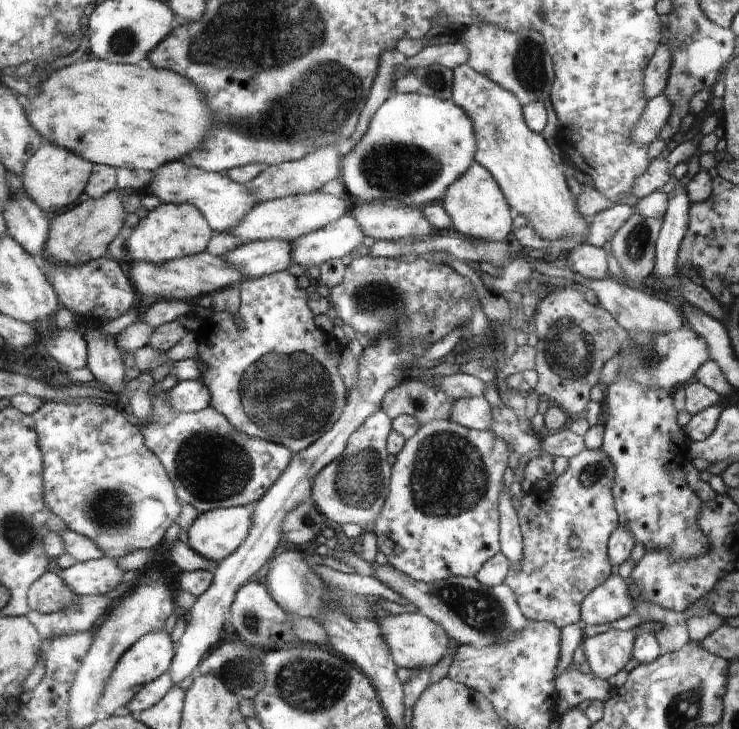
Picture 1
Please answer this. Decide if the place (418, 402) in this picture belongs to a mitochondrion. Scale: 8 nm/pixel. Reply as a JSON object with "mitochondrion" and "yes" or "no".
{"mitochondrion":"yes"}

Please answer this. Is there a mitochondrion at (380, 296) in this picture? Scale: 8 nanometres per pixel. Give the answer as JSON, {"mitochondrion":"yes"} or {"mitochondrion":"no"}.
{"mitochondrion":"yes"}

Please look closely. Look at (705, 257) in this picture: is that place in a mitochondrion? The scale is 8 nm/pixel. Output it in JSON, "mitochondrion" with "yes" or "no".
{"mitochondrion":"no"}

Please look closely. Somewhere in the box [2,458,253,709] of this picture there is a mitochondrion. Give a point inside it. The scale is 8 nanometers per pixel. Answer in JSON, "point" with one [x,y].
{"point":[112,509]}

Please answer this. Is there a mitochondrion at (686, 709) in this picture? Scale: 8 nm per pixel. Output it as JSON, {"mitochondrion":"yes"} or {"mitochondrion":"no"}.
{"mitochondrion":"yes"}

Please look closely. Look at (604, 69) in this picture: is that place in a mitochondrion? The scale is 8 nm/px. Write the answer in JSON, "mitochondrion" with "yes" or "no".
{"mitochondrion":"no"}

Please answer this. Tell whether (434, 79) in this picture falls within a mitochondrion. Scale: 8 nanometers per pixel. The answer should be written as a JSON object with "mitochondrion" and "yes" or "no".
{"mitochondrion":"yes"}

